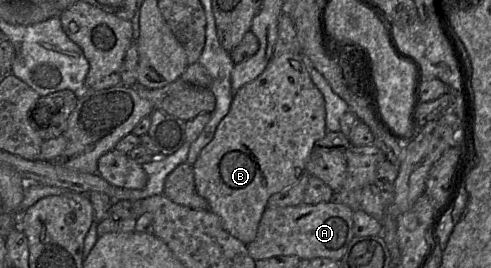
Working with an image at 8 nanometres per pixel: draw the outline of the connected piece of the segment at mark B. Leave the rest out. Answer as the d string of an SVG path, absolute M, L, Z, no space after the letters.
M303 54L272 56L263 73L234 94L228 113L192 165L195 189L208 202L208 210L220 218L225 231L245 245L255 239L269 197L299 181L316 142L327 133L324 97L311 79L310 67Z

